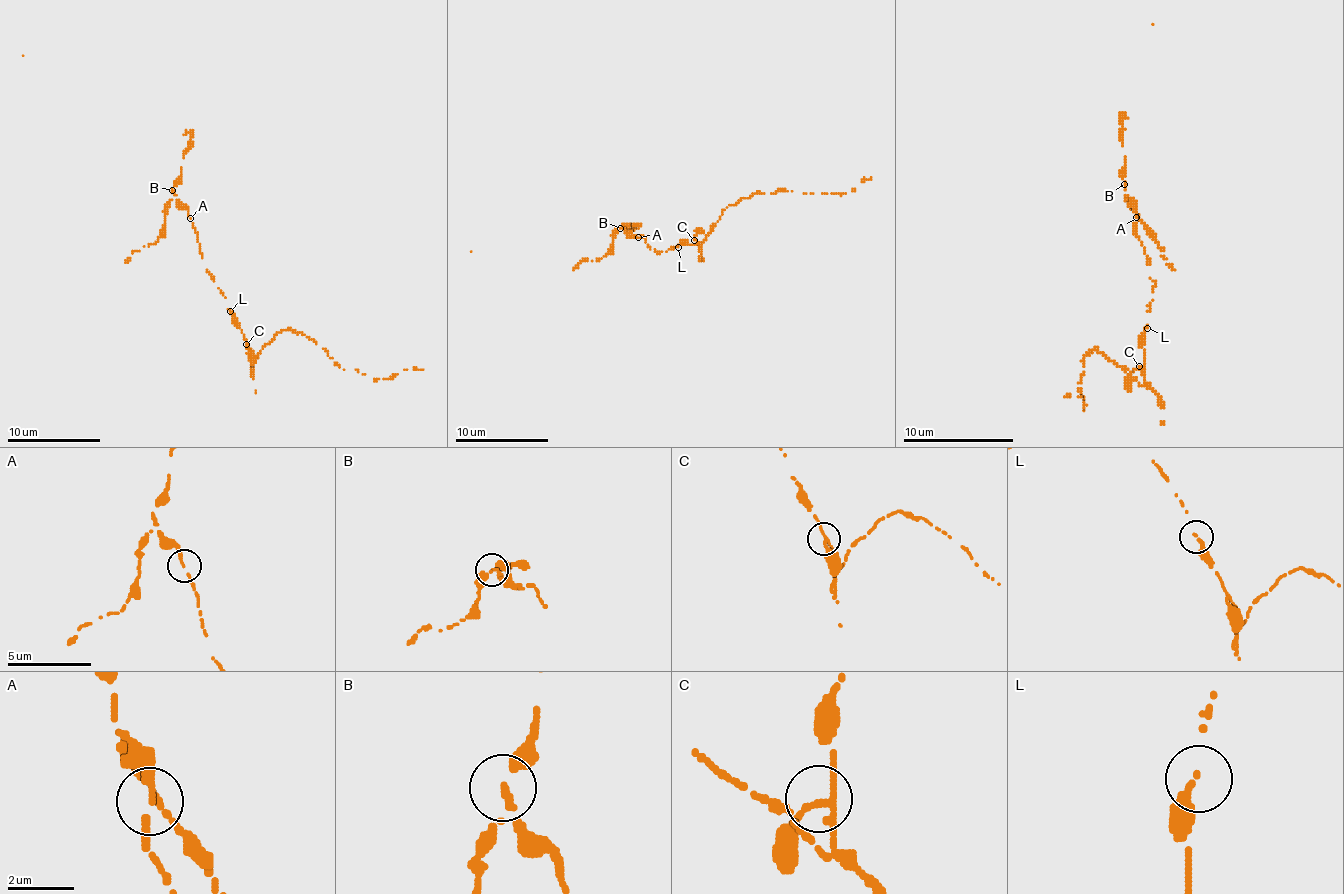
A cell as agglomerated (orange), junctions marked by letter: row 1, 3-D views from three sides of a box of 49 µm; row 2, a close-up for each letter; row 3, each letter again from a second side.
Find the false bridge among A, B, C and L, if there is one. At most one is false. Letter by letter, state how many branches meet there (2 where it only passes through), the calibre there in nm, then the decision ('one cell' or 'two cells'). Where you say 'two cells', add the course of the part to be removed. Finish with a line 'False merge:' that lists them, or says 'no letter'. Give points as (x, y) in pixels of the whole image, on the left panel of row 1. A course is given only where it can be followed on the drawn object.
A: 2 | 200 nm | one cell
B: 3 | 160 nm | two cells | (172, 190), (162, 232), (153, 244), (135, 251), (125, 262)
C: 3 | 160 nm | one cell
L: 2 | 160 nm | one cell
False merge: B

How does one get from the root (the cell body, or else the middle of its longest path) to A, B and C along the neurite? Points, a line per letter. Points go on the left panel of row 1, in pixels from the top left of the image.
A: (211, 274), (202, 258), (190, 218)
B: (211, 274), (202, 258), (188, 209), (176, 200), (172, 190)
C: (211, 274), (246, 344)

